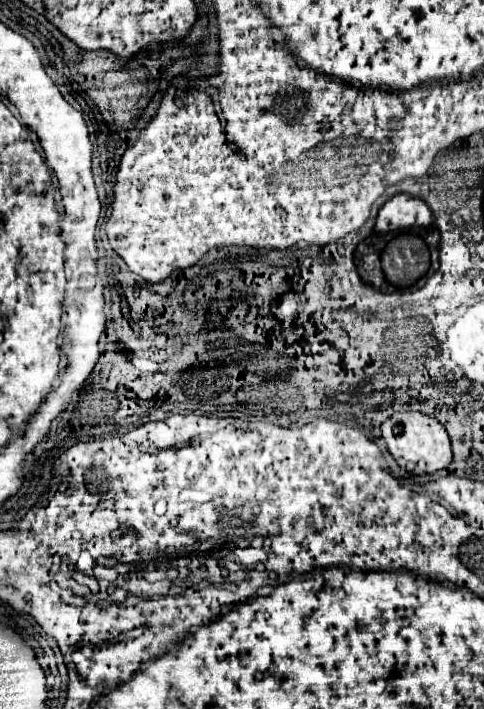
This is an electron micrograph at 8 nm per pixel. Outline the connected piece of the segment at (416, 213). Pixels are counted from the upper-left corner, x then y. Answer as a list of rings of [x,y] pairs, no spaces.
[[[400,193],[384,203],[384,207],[378,213],[374,231],[390,233],[412,227],[428,227],[432,223],[434,217],[422,199]]]

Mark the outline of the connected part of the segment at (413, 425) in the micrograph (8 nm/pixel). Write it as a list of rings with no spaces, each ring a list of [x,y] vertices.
[[[396,413],[390,419],[382,423],[382,439],[386,441],[388,453],[394,457],[394,461],[414,473],[414,475],[424,475],[424,473],[434,473],[440,469],[446,469],[452,461],[452,449],[450,449],[450,437],[446,429],[428,415],[422,413]]]

